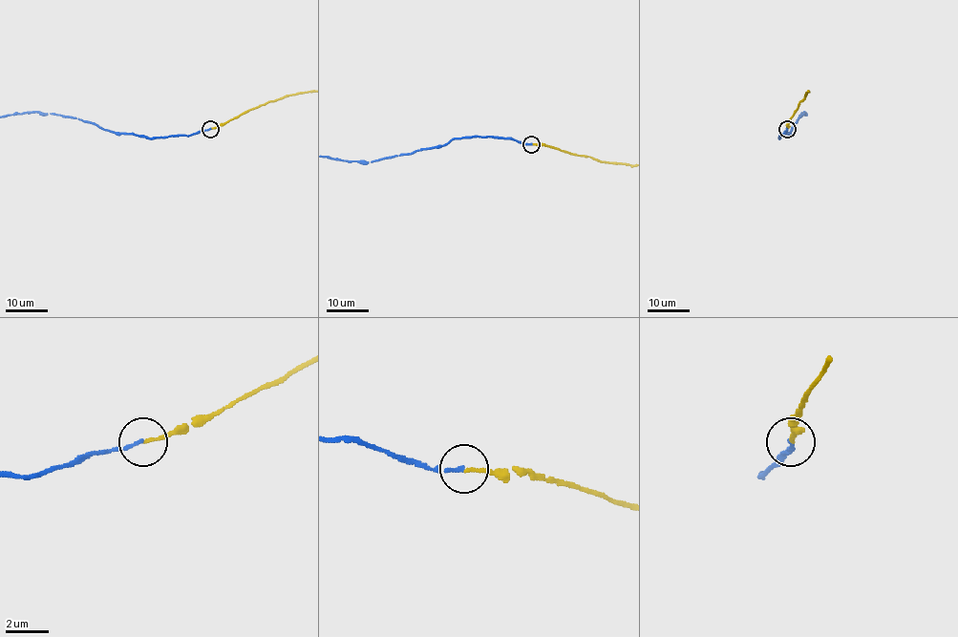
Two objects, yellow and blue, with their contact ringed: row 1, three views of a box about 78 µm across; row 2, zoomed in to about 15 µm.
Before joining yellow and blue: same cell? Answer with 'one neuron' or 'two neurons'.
one neuron

